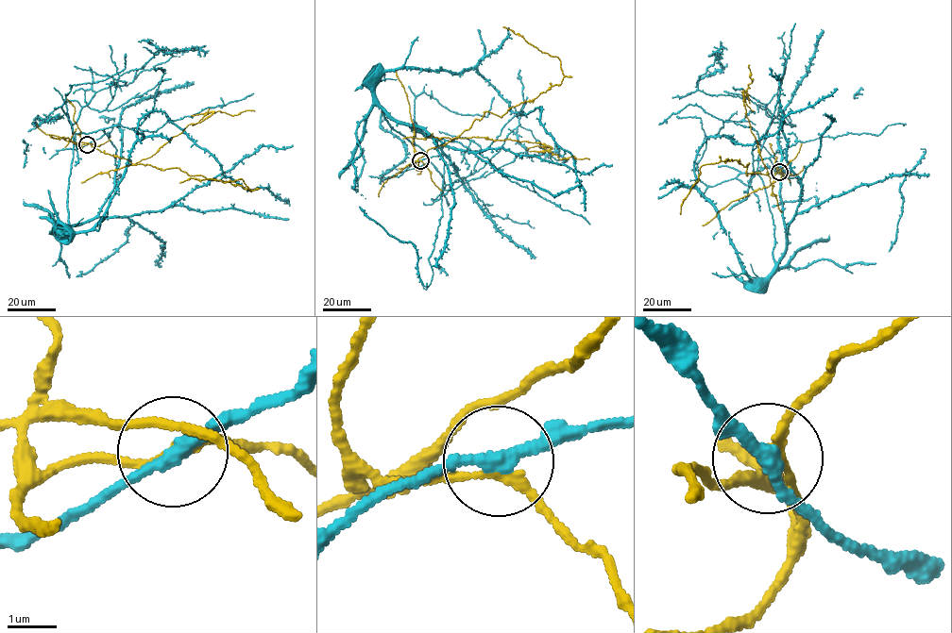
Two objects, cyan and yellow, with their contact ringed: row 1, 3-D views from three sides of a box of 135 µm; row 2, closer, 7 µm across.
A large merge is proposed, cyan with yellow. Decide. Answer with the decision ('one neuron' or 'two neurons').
two neurons

